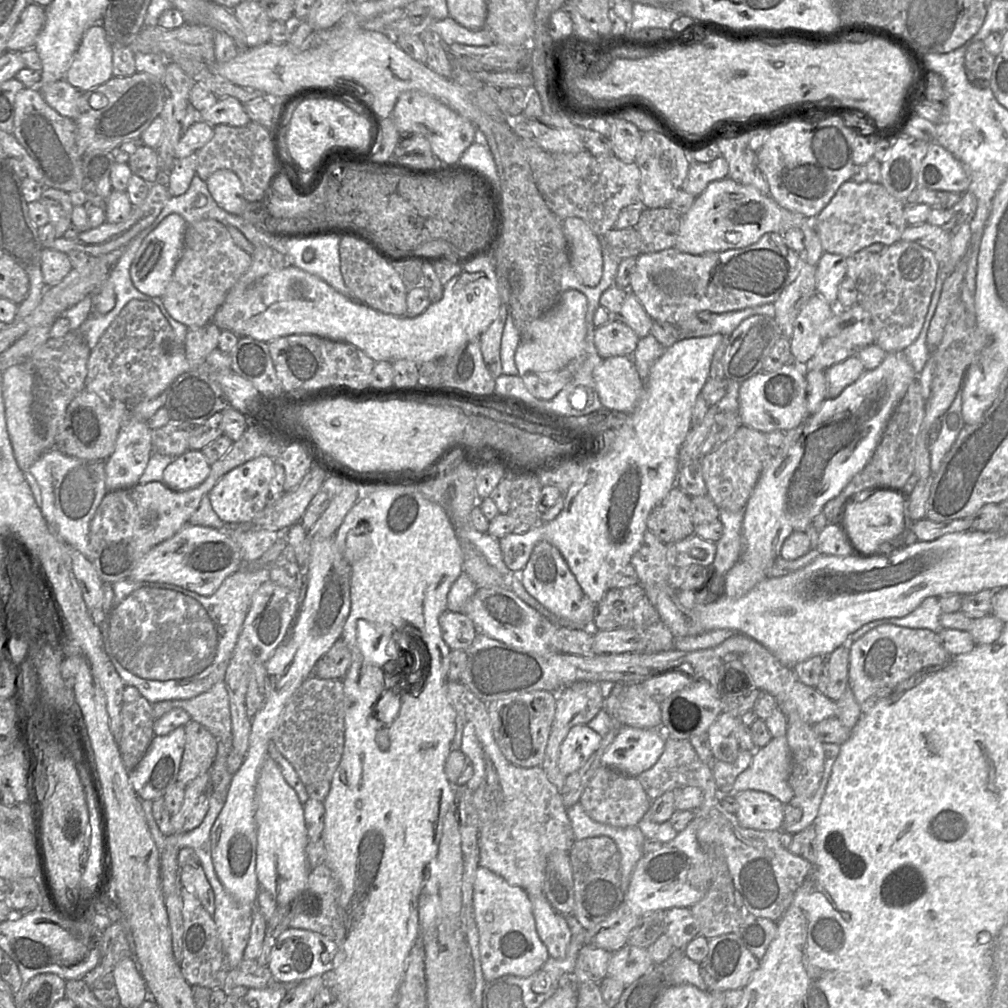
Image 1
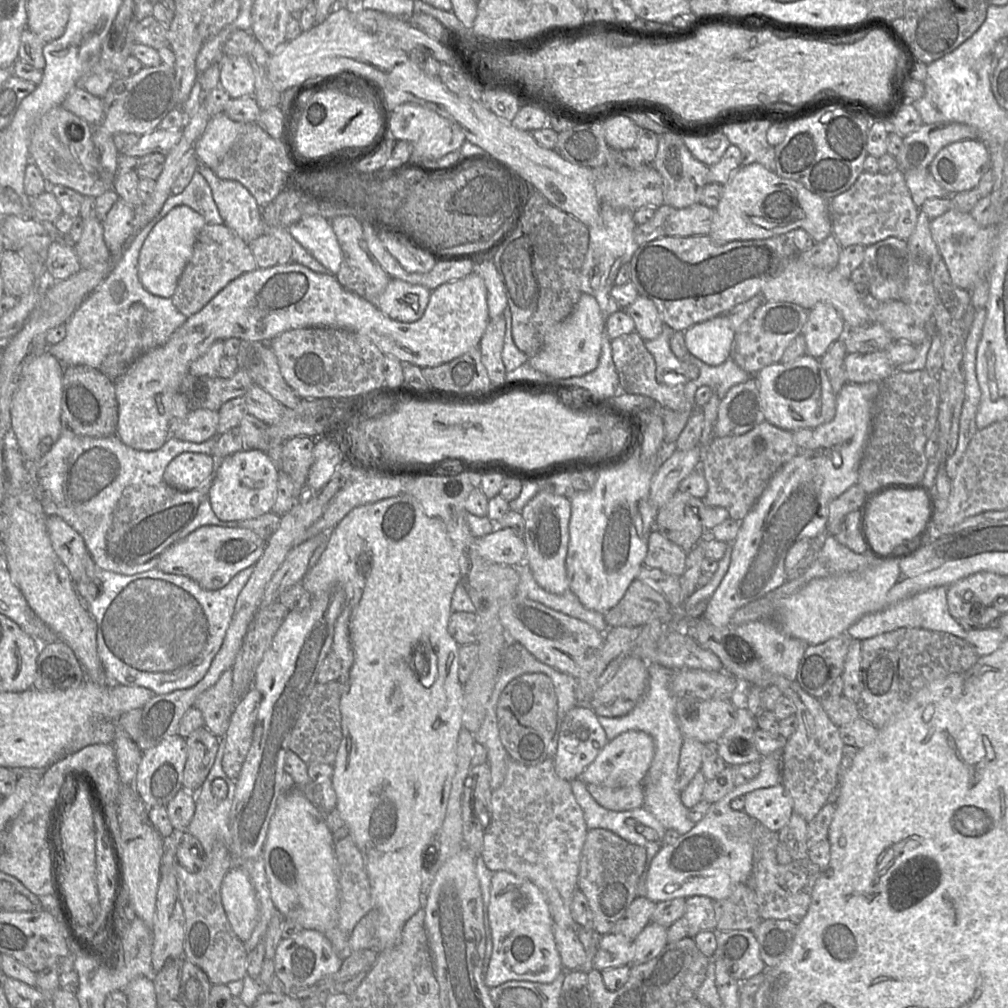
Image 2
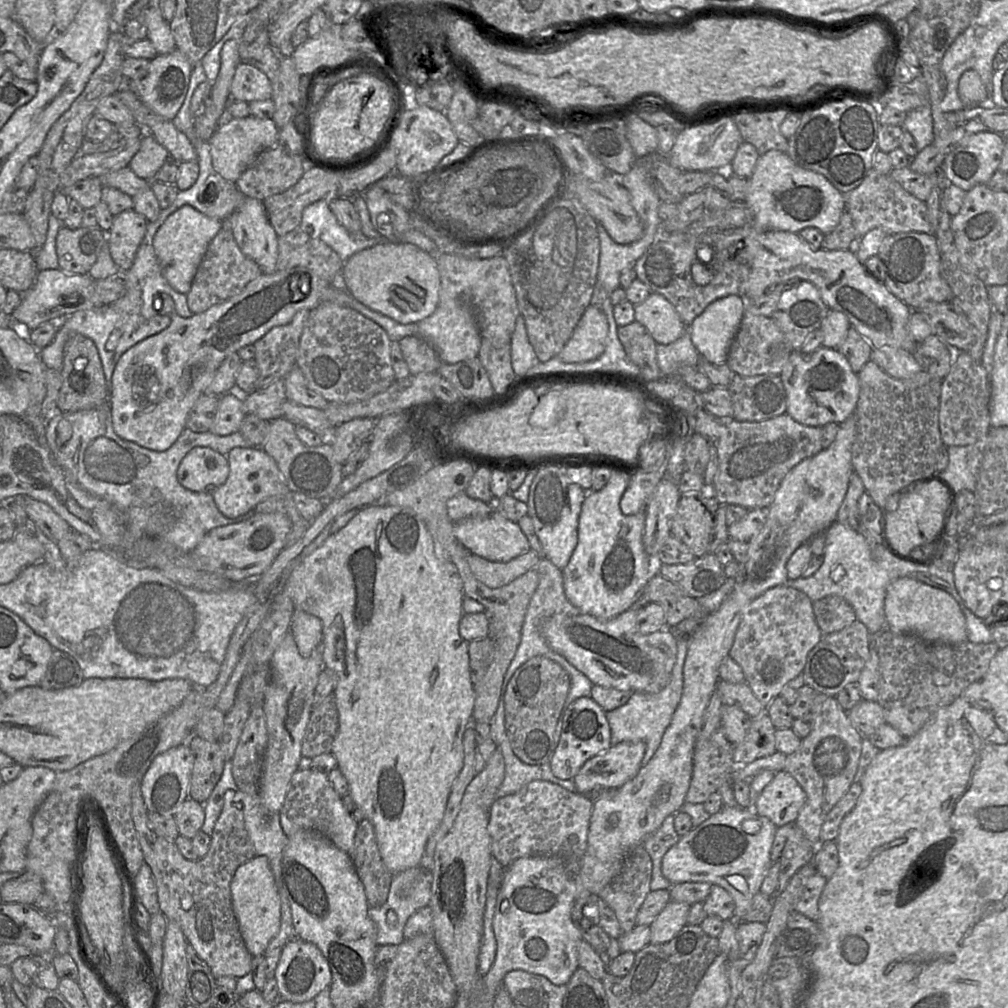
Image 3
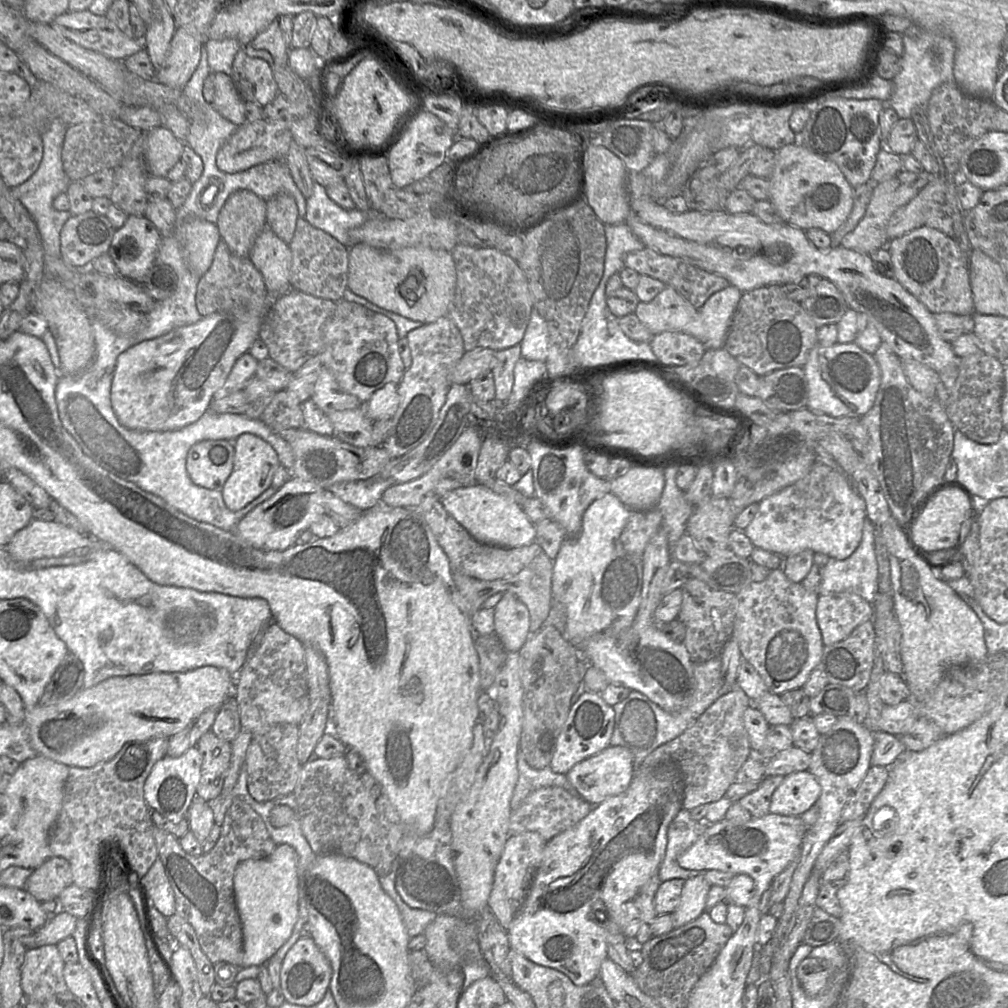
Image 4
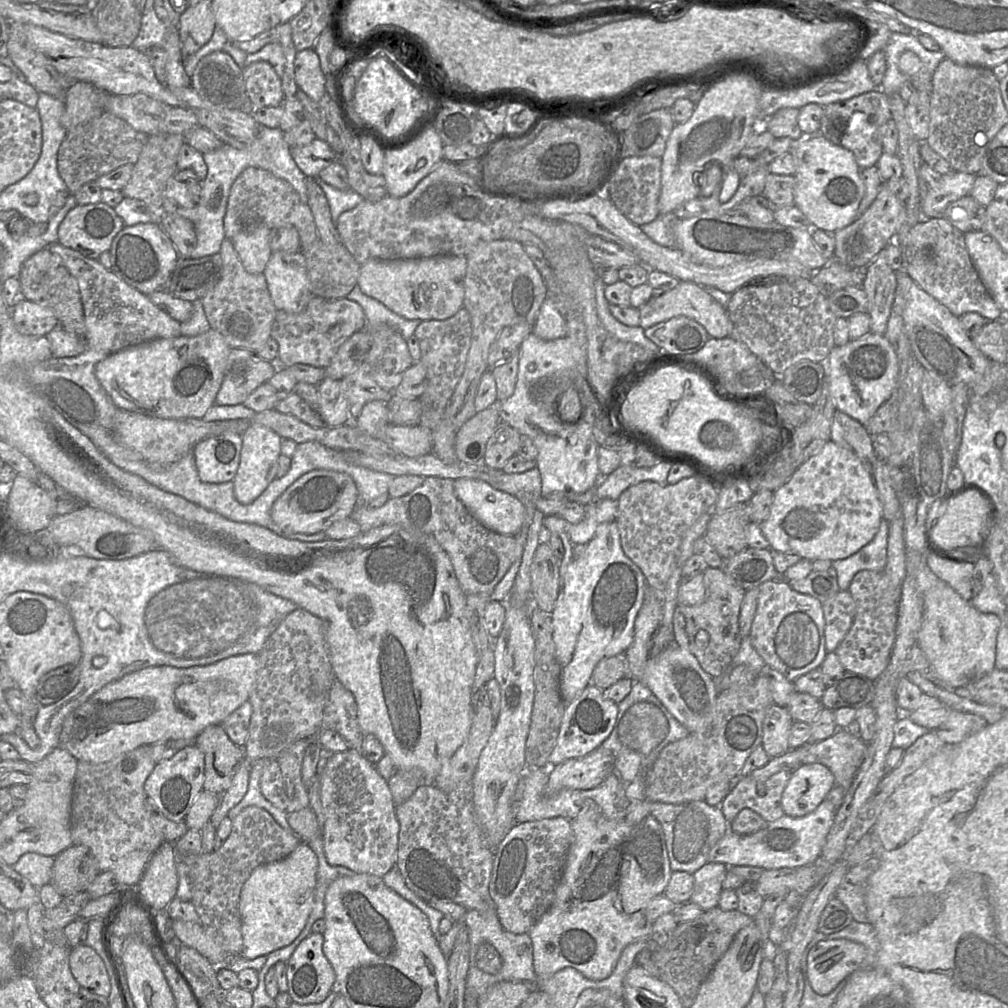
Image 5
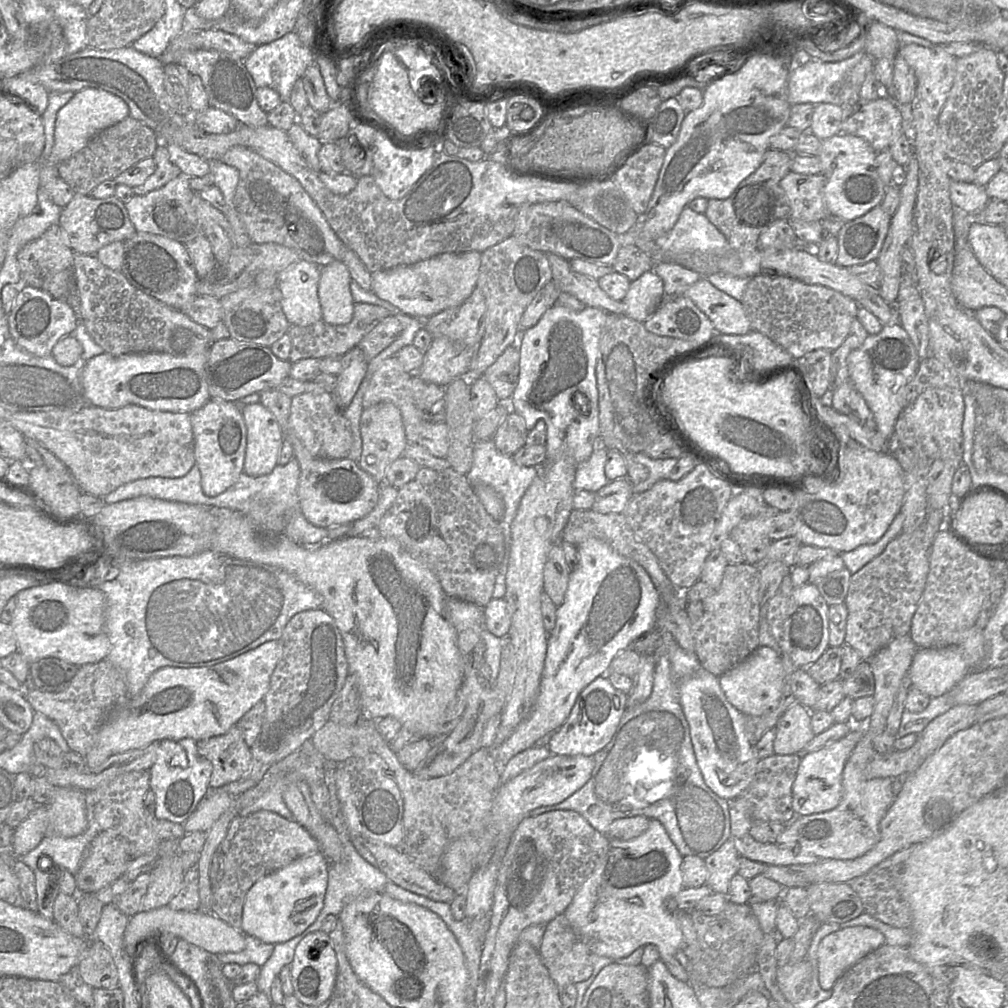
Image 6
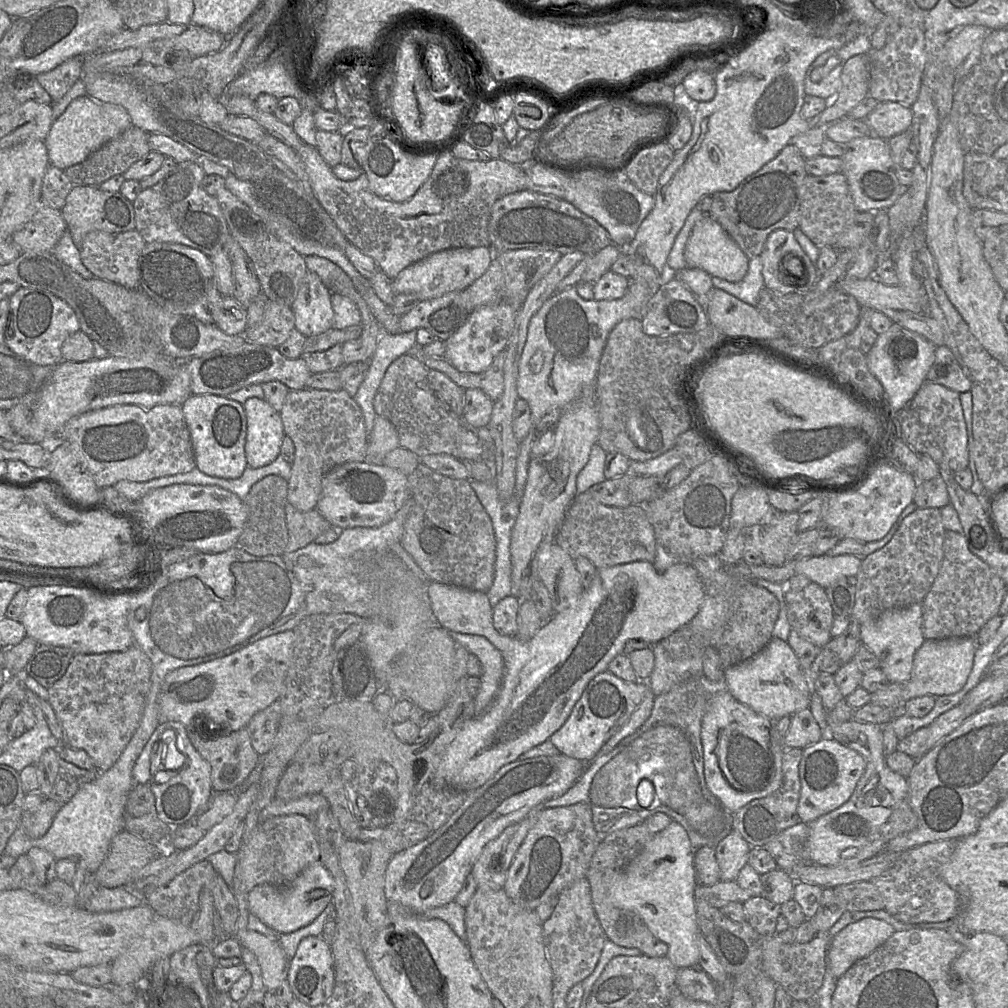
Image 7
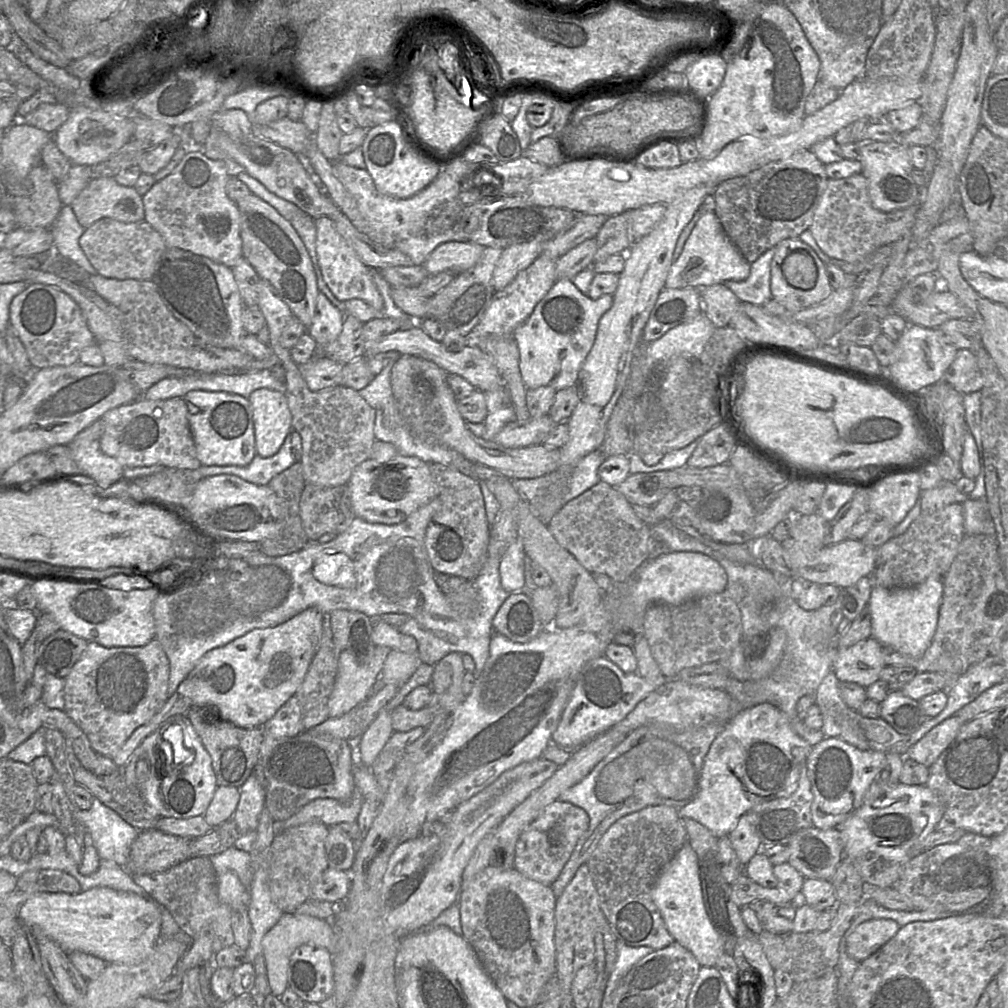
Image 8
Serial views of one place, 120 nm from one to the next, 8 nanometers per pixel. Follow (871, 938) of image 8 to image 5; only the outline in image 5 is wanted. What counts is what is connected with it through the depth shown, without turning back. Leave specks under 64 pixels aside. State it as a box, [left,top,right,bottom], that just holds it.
[807,940,867,994]

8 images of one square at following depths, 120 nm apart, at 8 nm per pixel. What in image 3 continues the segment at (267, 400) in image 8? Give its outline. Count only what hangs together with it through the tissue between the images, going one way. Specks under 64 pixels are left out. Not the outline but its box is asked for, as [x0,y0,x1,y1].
[212,447,291,518]

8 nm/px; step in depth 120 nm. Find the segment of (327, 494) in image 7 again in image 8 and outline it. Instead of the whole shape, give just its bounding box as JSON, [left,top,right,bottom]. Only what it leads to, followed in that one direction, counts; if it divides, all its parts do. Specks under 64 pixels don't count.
[347,456,438,524]

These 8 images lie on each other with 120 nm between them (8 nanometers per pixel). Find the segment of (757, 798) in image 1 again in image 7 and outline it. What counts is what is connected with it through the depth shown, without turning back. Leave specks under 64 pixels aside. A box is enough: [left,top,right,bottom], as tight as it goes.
[797,736,866,824]

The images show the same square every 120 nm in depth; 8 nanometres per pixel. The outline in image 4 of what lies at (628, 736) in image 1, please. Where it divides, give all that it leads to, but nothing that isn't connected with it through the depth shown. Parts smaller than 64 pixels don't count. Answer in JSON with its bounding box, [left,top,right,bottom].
[565,746,635,805]

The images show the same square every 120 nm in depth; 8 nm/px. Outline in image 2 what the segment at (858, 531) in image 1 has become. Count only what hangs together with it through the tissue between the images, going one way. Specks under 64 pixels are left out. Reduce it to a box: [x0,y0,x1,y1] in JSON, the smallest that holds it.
[860,490,930,553]

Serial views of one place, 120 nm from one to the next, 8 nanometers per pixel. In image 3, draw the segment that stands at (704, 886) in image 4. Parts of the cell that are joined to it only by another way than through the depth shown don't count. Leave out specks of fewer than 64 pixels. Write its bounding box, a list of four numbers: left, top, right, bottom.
[649,902,690,944]

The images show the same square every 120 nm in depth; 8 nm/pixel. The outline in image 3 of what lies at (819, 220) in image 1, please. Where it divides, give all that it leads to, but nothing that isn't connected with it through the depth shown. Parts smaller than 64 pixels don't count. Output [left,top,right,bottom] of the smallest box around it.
[844,169,932,237]

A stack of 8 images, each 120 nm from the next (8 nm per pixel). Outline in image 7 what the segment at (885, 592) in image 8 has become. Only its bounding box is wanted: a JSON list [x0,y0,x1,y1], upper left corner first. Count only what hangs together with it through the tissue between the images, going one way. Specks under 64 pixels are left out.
[861,602,926,684]

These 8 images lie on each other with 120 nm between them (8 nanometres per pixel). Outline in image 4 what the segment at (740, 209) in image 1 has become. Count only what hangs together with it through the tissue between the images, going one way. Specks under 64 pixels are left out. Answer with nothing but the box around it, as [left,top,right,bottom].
[769,143,853,234]

